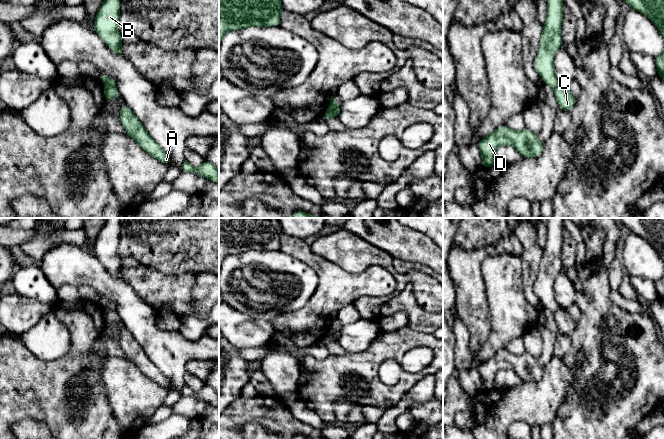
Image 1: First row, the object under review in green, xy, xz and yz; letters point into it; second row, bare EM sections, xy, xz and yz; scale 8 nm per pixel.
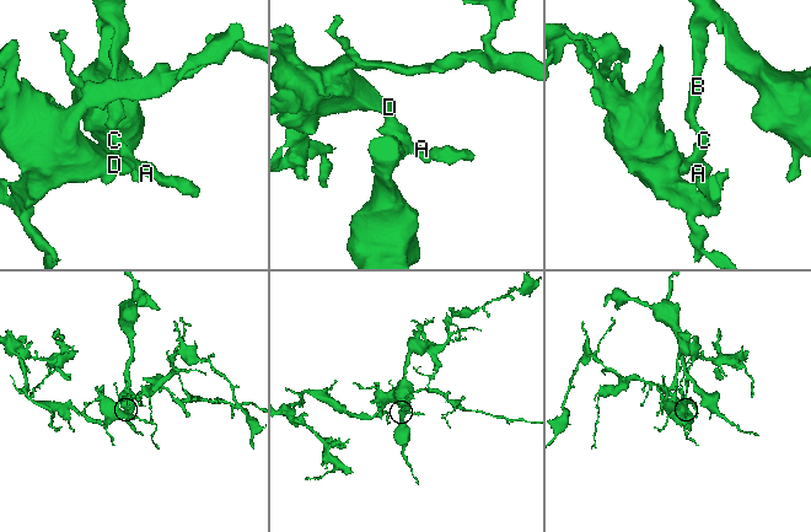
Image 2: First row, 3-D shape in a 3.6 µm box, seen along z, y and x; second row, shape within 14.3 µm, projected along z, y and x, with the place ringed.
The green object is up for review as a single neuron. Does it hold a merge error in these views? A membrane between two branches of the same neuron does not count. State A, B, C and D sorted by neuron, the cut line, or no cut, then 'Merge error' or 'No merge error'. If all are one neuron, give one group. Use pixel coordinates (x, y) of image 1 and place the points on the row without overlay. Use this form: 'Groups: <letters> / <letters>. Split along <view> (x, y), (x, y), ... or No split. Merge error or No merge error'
Groups: A C D / B. Split along xz (329, 329), (340, 330). Merge error

